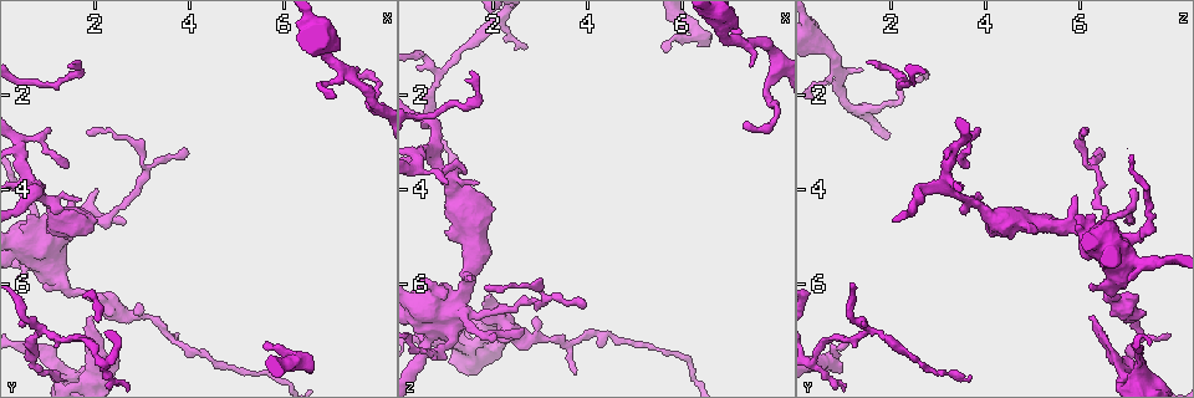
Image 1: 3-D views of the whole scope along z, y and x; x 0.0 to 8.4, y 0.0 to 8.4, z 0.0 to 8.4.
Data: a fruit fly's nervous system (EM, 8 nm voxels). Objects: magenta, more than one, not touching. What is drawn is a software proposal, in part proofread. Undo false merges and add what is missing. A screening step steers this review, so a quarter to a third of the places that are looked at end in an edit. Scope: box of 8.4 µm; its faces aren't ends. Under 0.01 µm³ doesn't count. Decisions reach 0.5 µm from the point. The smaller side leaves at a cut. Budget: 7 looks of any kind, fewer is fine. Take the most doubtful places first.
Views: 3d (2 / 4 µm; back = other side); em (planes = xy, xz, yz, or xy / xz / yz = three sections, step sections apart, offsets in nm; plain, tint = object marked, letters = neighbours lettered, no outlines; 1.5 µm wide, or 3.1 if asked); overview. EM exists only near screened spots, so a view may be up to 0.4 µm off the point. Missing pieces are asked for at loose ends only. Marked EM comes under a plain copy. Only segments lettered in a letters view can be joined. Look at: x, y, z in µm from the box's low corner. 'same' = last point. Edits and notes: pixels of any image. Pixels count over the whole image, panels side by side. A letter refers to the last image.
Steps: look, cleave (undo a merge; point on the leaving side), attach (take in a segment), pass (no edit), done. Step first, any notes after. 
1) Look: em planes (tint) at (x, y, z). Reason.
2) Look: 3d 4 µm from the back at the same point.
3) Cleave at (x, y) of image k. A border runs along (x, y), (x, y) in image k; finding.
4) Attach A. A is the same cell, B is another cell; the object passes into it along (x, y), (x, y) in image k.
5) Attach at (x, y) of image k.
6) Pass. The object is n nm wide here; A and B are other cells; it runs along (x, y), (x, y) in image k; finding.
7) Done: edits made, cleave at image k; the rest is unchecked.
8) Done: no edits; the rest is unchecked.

Look: 3d 4 µm at (6.20, 7.40, 0.80). Thick turns thin.

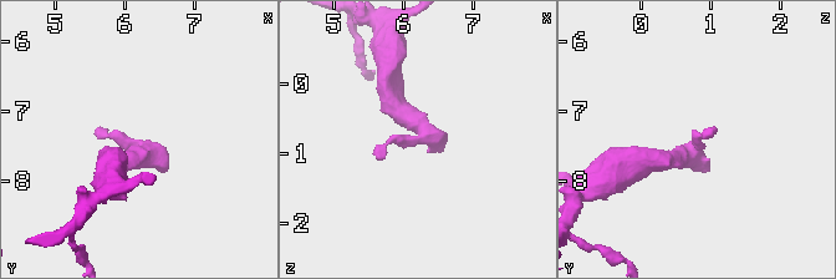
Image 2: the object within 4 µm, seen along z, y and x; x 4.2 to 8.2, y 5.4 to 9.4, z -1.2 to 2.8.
Look: em planes (tint) at (6.20, 7.45, 0.75). Shape alone is not enough.

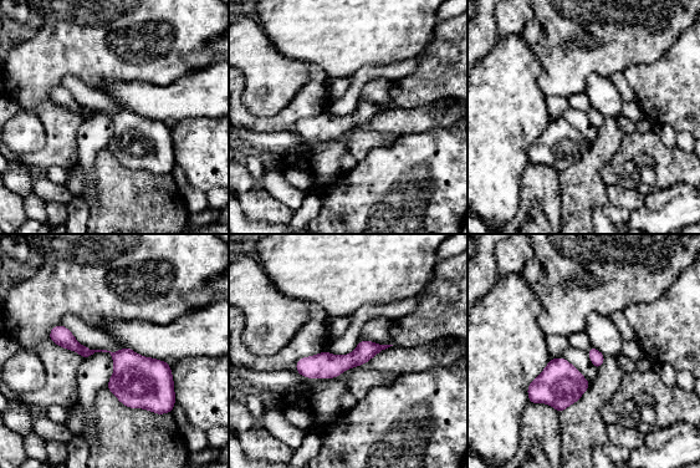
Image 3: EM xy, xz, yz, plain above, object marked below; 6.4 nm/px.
Look: em planes (letters) at the same point. See the neighbours.

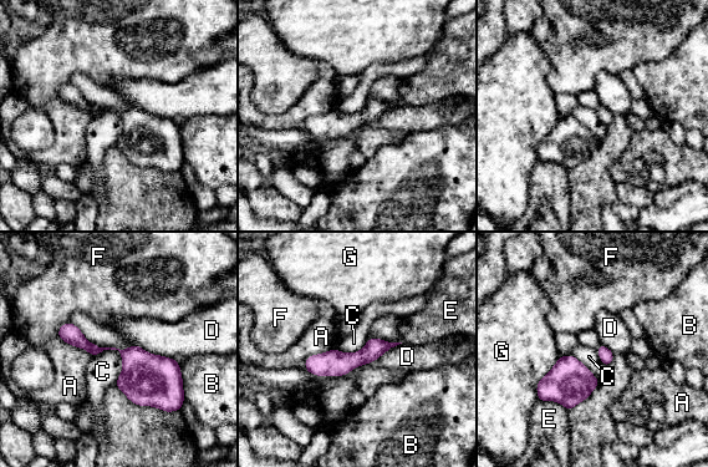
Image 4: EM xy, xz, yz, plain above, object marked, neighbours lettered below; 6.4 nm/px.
Pass. A, B, C, D, E, F and G are other cells; a border runs along (103, 349), (120, 354), (116, 384) in image 4; continuous, no second cell.

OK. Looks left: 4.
Look: 3d 4 µm from the back at (7.40, 1.45, 1.35). Free end.

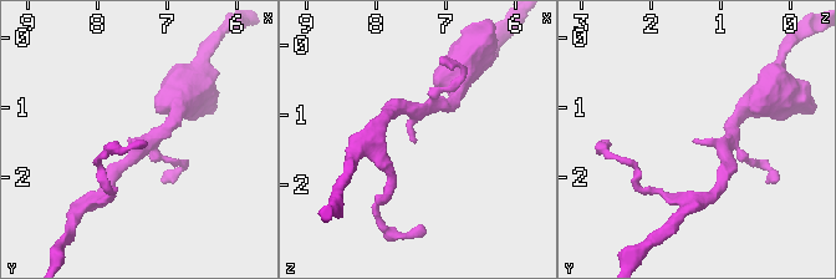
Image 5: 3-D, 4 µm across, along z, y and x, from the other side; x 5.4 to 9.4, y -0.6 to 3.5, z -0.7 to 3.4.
Look: em planes (letters) at (7.45, 1.50, 1.35). Need the tissue.

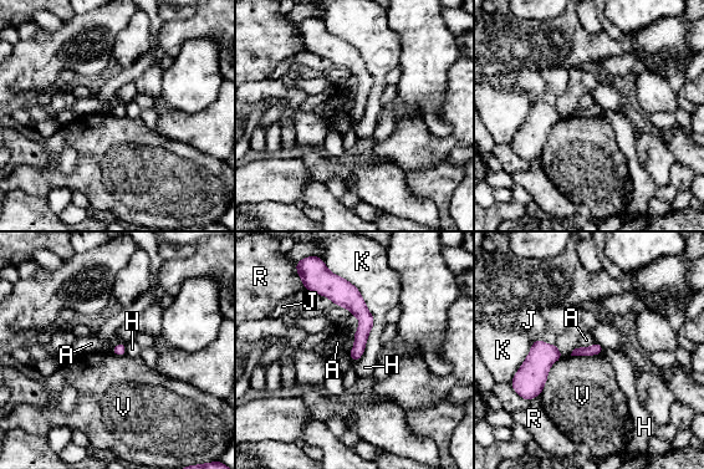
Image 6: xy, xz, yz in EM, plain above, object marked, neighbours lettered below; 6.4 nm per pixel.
Pass. The longest contact is with K, 480 nm; A, H, J, K, R and V are other cells; it runs along (336, 279), (363, 315), (355, 357) in image 6; no lettered segment goes on from it.

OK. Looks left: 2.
Look: em planes (letters) at (2.50, 7.50, 6.90). Branch stops here.

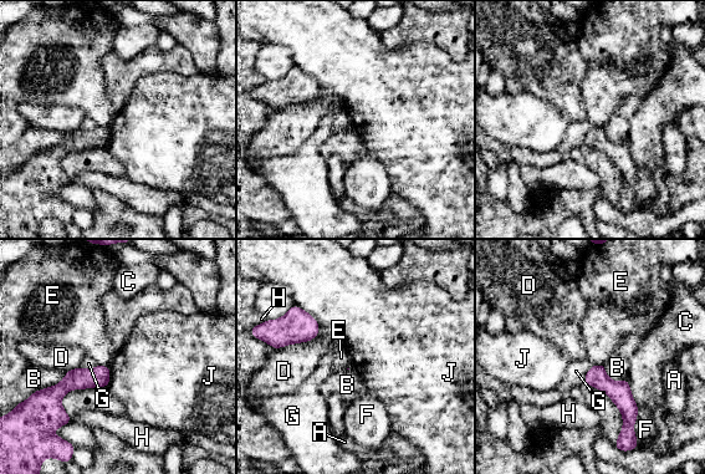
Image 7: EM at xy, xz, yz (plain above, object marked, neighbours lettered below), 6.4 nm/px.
Pass. A, B, C, D, E, F, G, H and J are other cells; a border runs along (295, 304), (307, 311), (320, 327) in image 7; no lettered segment goes on from it.

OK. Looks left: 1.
Done: no edits; the rest is unchecked.

